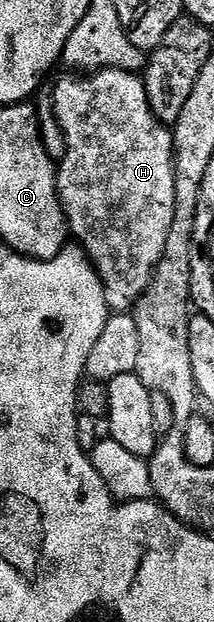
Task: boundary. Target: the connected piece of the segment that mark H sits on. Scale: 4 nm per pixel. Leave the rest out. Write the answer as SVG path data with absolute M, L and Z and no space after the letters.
M108 67L93 73L70 73L67 79L58 83L54 91L54 115L62 126L62 135L66 138L66 156L58 167L58 197L62 201L62 209L66 212L66 222L71 236L74 235L83 251L90 256L90 262L98 271L102 284L106 290L106 304L111 312L126 313L137 304L145 295L154 280L154 271L160 265L160 261L166 256L169 234L172 233L172 221L176 213L176 181L174 180L174 133L167 124L161 123L154 116L154 111L148 101L146 84L141 74L132 71L118 71L115 67Z

